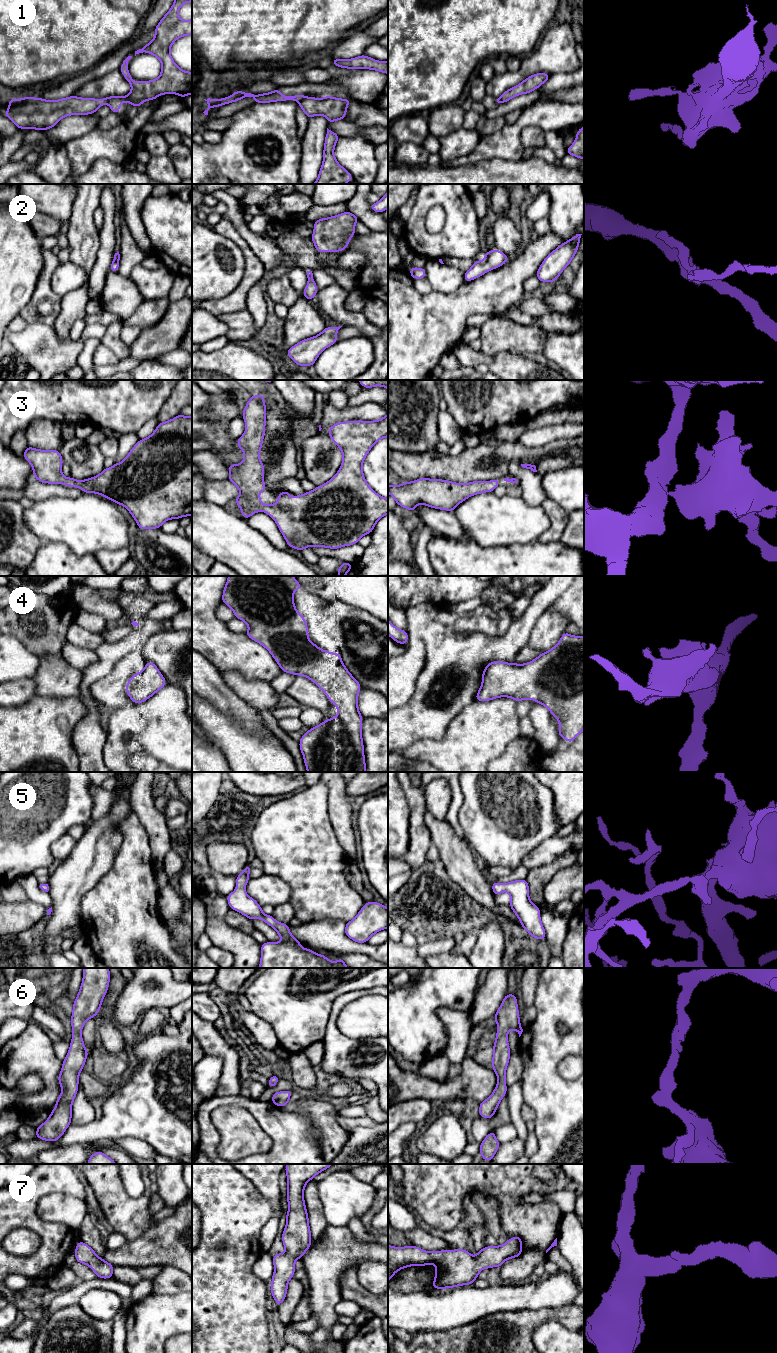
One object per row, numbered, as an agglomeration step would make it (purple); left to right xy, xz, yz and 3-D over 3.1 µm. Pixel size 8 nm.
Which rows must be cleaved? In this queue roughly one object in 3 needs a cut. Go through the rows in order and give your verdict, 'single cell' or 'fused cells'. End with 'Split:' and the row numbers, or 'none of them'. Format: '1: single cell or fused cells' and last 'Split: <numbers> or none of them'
1: fused cells
2: single cell
3: single cell
4: single cell
5: single cell
6: single cell
7: single cell
Split: 1

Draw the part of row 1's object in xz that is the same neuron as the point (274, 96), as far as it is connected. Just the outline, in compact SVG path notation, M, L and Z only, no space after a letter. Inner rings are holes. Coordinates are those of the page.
M277 88L276 90L272 92L259 94L259 95L246 93L244 91L234 91L234 93L230 97L225 97L221 99L210 99L210 98L208 98L207 100L204 99L208 104L208 108L203 113L205 115L208 115L208 110L210 108L219 107L219 106L226 105L232 102L236 102L245 97L252 97L254 99L254 103L270 103L270 102L291 101L291 100L299 102L305 96L302 94L285 96L280 93L279 88Z

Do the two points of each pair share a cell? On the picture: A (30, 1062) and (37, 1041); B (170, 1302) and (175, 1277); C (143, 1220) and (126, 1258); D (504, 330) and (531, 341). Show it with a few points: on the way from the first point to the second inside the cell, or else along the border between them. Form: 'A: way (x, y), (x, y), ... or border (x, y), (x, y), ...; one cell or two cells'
A: way (30, 1057), (34, 1046); one cell
B: border (181, 1291), (175, 1294), (153, 1293); two cells
C: border (154, 1225), (137, 1238), (128, 1241); two cells
D: way (511, 336), (524, 339); one cell

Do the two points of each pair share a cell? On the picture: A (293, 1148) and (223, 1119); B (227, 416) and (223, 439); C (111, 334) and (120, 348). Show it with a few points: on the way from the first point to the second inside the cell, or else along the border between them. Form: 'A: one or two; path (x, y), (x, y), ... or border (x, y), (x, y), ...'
A: two; border (256, 1120), (271, 1140), (271, 1146), (262, 1153)
B: two; border (203, 417), (209, 420), (220, 420), (228, 425)
C: one; path (112, 337), (112, 340), (117, 345)

